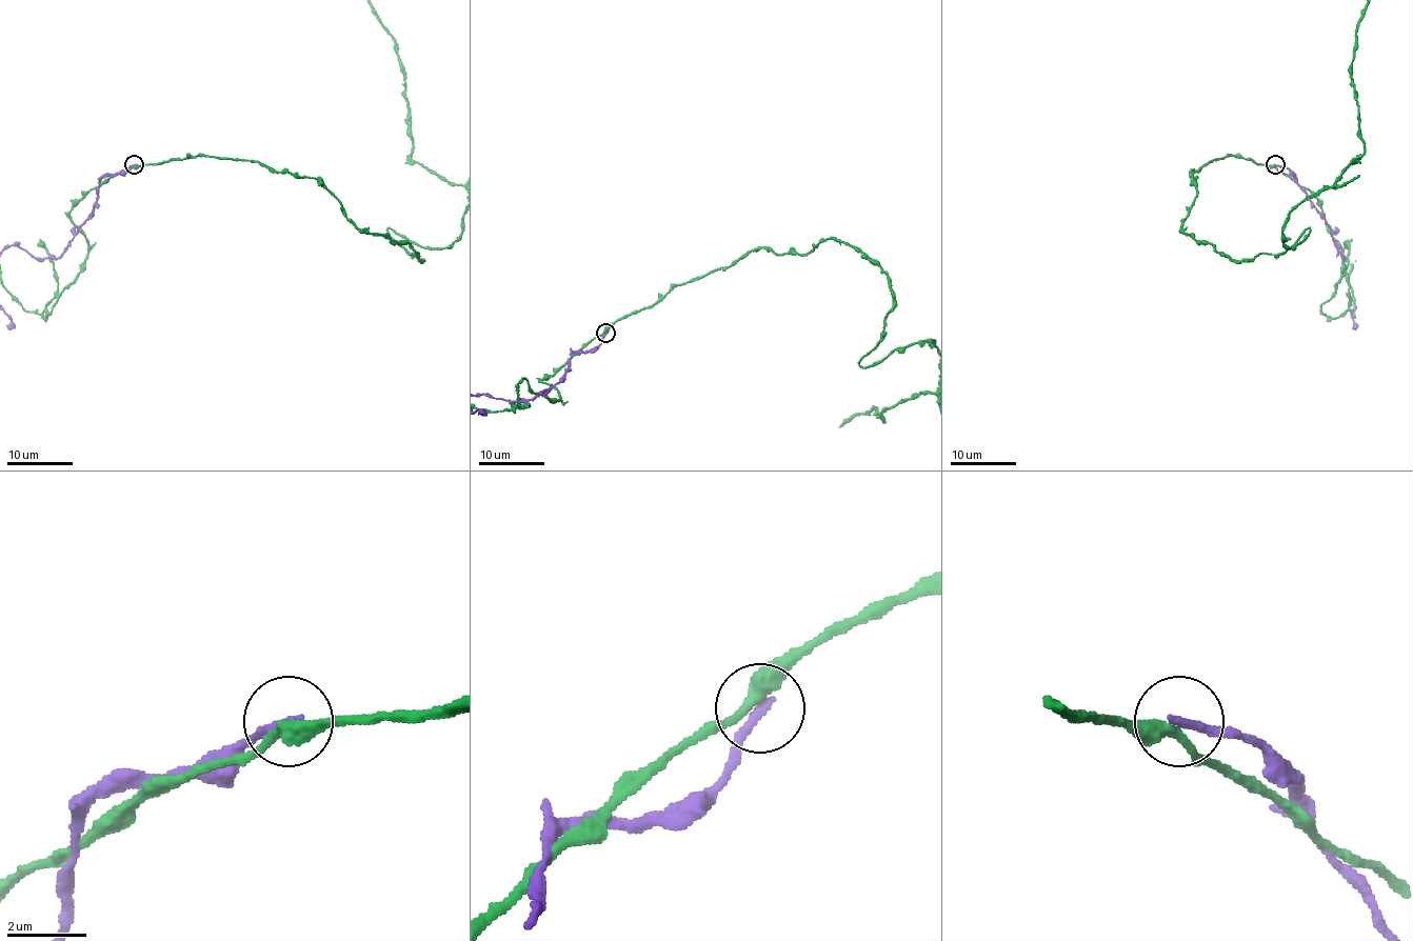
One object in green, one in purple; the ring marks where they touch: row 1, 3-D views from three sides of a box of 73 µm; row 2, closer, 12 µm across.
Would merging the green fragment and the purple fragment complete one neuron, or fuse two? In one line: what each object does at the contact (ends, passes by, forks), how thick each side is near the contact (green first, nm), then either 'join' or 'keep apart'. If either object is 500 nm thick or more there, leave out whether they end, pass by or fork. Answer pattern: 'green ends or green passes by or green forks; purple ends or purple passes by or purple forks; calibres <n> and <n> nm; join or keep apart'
green passes by; purple ends; calibres 400 and 240 nm; keep apart

